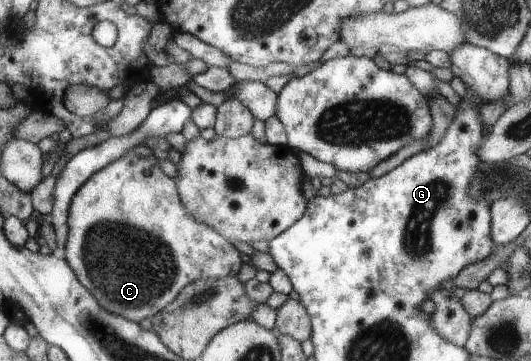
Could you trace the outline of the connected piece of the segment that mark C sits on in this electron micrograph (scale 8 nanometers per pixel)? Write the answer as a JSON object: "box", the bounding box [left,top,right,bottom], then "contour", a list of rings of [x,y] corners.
{"box":[64,152,242,323],"contour":[[[135,152],[127,153],[122,159],[111,163],[103,170],[96,172],[90,179],[78,190],[78,193],[72,198],[68,212],[68,227],[69,238],[67,239],[67,246],[64,250],[64,258],[66,263],[75,272],[77,278],[84,286],[93,294],[94,299],[105,308],[106,311],[114,315],[122,316],[130,321],[140,323],[144,319],[152,319],[158,315],[162,310],[166,309],[178,296],[182,290],[189,285],[192,285],[199,279],[224,279],[227,277],[236,277],[238,270],[242,266],[242,258],[240,252],[228,242],[224,235],[218,232],[214,227],[209,226],[208,223],[202,223],[196,217],[193,217],[183,205],[183,200],[176,190],[176,180],[168,178],[162,168],[160,162],[156,160],[156,156],[140,156]]]}

